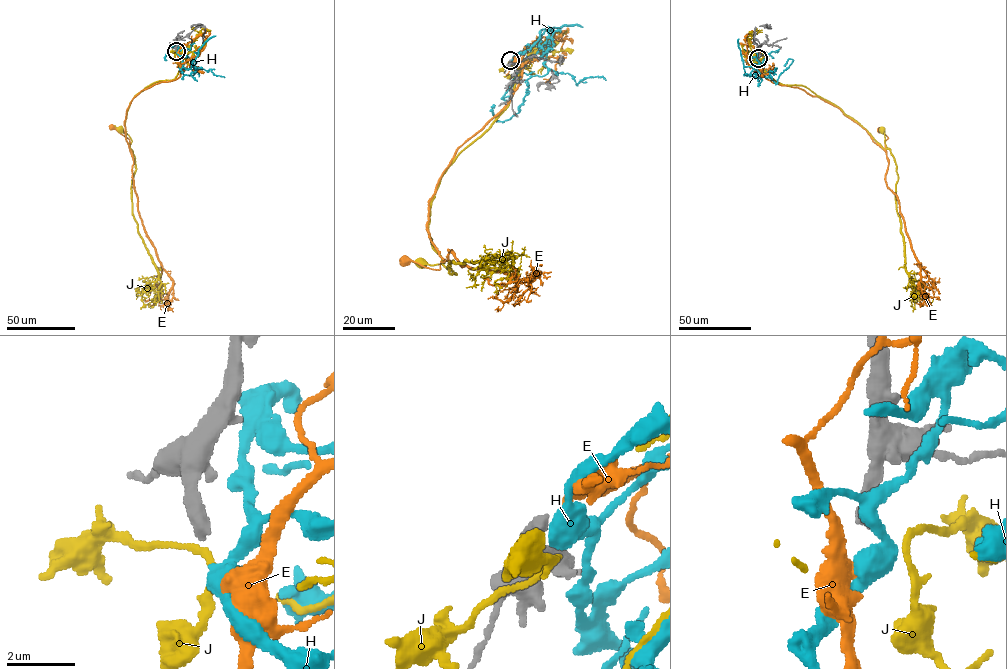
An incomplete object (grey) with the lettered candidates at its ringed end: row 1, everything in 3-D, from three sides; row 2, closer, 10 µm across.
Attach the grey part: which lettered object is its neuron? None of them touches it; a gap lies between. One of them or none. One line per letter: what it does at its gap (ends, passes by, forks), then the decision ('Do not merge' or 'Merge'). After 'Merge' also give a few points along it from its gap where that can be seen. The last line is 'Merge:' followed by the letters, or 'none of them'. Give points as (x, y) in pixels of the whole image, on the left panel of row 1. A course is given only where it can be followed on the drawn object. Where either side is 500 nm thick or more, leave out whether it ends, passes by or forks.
E: It ends there. Do not merge
H: It passes by. Do not merge
J: It passes by. Do not merge
Merge: none of them

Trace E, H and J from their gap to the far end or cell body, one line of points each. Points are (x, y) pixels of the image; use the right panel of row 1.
E: (758, 60), (767, 79), (800, 88), (837, 106), (886, 153), (888, 138), (880, 130)
H: (759, 59), (755, 76), (746, 73), (744, 67), (751, 66), (775, 84), (792, 60), (788, 59), (784, 66)
J: (760, 59), (762, 69), (776, 81), (807, 87), (839, 106), (887, 148), (882, 130)

